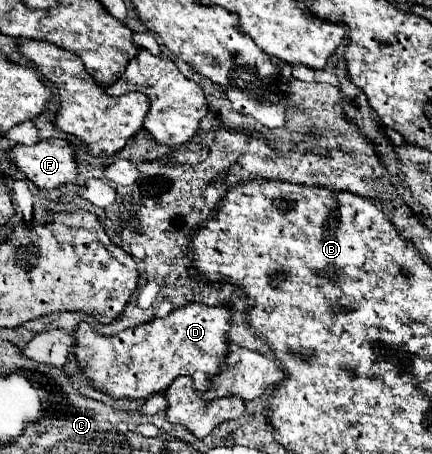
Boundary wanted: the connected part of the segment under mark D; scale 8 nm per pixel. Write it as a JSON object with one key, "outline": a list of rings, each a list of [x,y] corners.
{"outline":[[[188,304],[172,310],[166,318],[154,318],[136,328],[128,328],[116,336],[100,336],[80,322],[74,330],[74,346],[78,368],[88,384],[112,398],[142,400],[156,392],[164,392],[178,376],[190,376],[194,390],[206,392],[212,376],[220,372],[228,356],[228,308]]]}

